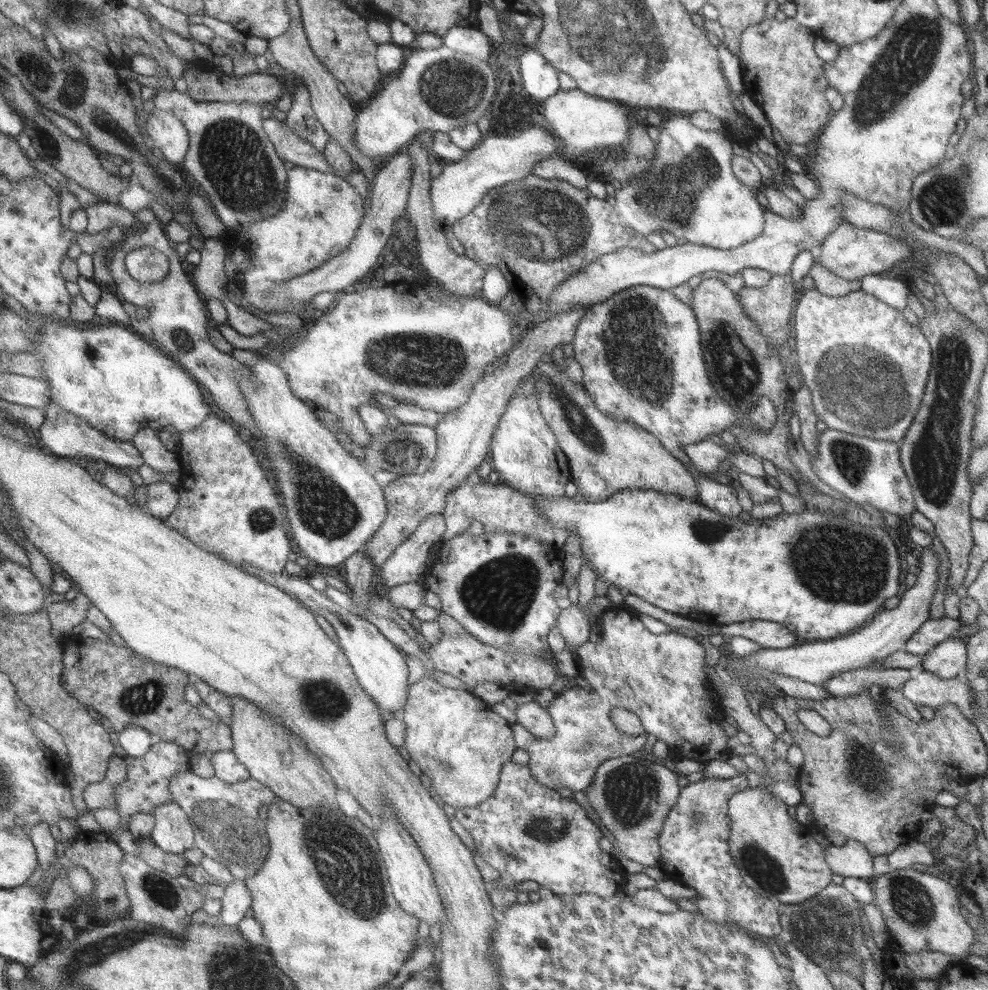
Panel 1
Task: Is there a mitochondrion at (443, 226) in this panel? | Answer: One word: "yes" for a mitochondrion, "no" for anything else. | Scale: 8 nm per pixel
no

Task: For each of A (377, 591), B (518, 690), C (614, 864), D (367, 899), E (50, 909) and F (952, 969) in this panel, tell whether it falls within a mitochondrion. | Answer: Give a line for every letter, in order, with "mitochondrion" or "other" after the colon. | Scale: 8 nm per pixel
A: other
B: other
C: other
D: mitochondrion
E: other
F: other

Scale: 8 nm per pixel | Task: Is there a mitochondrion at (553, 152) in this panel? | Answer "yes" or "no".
no

